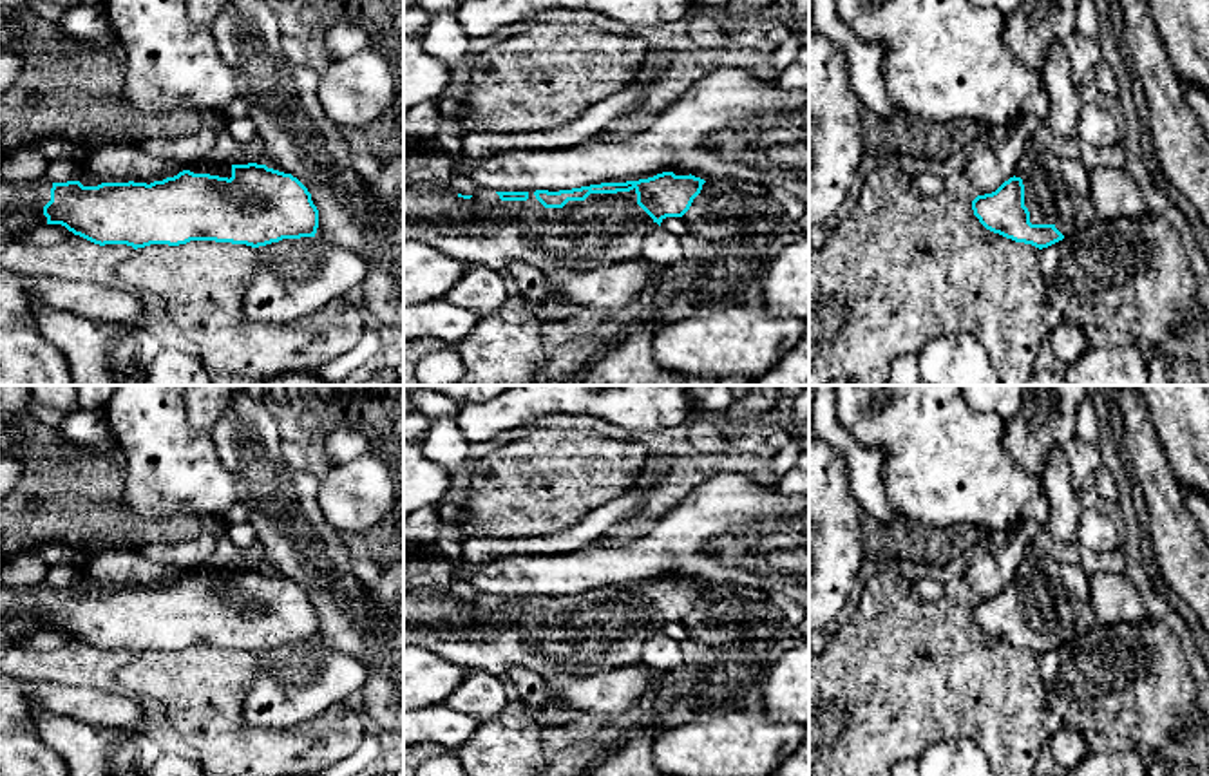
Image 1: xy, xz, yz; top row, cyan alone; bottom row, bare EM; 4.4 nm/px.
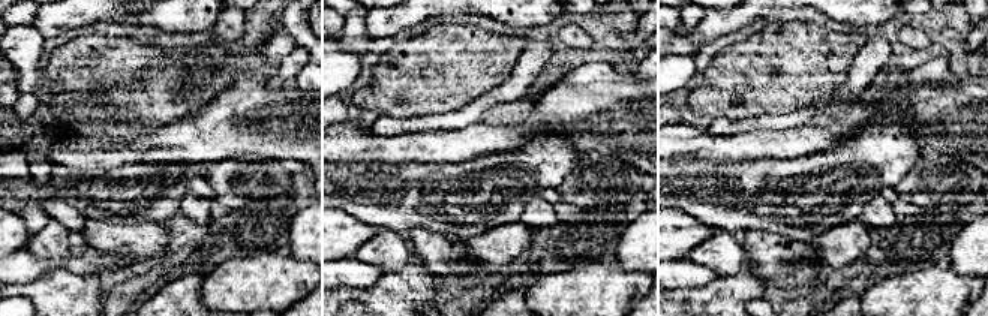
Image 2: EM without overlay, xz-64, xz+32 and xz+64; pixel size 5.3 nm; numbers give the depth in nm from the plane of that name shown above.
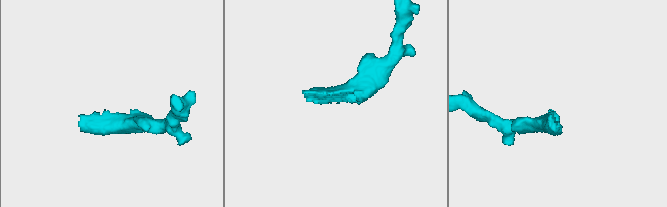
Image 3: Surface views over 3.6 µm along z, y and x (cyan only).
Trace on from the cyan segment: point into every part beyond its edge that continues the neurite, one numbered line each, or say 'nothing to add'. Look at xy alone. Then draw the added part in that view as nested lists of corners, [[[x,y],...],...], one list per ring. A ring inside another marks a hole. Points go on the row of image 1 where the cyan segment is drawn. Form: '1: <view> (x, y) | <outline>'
1: xy (198, 165) | [[[168,159],[170,163],[177,165],[177,170],[190,170],[194,174],[210,174],[219,177],[232,177],[232,165],[228,163],[214,163],[210,159],[194,159],[194,161],[183,161],[183,159]]]

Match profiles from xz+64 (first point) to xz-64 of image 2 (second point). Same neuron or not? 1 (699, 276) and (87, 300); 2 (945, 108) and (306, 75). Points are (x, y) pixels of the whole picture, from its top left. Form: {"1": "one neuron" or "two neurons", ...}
{"1": "two neurons", "2": "two neurons"}

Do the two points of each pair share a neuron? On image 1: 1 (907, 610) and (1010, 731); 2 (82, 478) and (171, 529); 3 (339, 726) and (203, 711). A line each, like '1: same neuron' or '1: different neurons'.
1: same neuron
2: same neuron
3: same neuron

